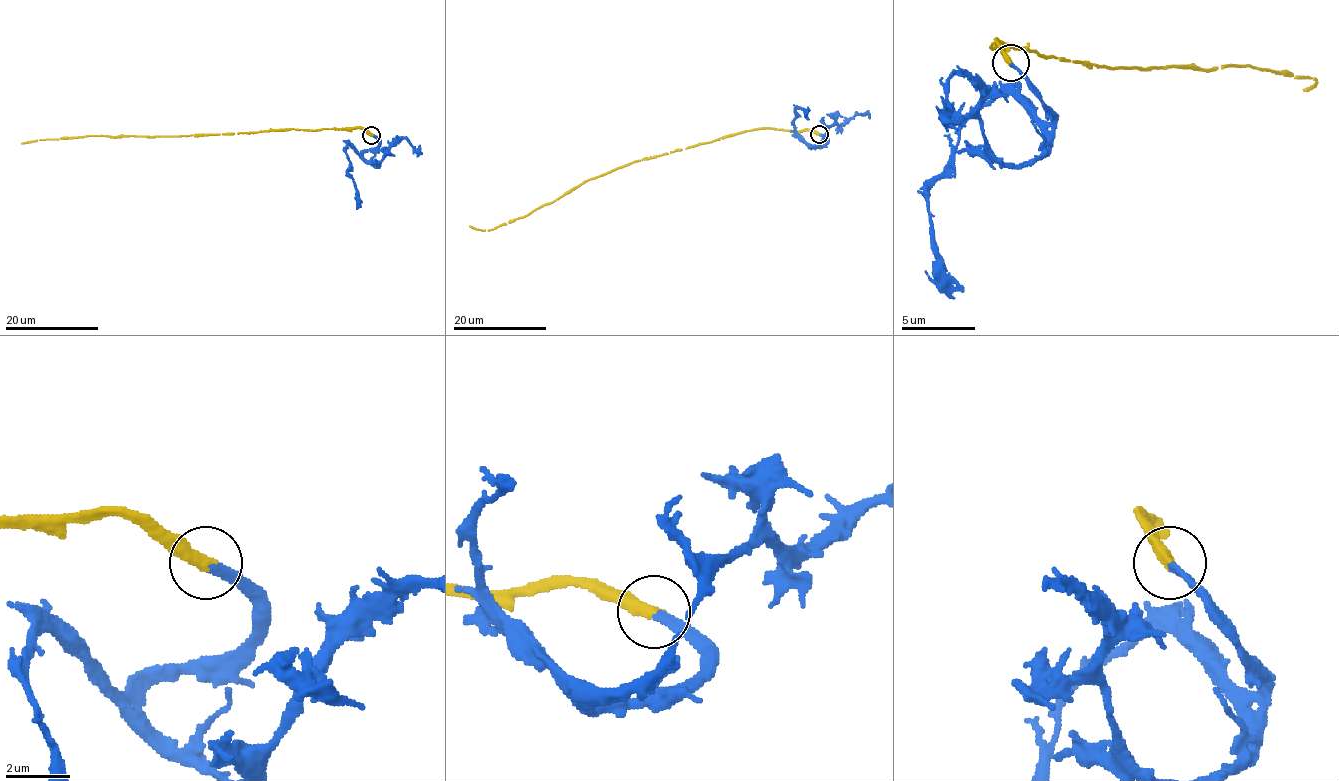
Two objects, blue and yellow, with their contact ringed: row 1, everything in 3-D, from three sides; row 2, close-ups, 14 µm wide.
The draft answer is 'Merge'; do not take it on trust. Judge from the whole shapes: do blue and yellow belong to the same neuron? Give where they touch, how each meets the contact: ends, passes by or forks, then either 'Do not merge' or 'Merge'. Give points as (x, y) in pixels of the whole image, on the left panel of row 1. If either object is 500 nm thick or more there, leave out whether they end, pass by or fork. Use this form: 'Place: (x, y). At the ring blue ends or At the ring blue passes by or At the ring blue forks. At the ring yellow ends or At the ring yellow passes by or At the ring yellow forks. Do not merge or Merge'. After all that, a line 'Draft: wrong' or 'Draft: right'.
Place: (371, 135). At the ring blue ends. At the ring yellow ends. Merge
Draft: right

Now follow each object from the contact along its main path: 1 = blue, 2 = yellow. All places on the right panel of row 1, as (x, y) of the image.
1: (1011, 64), (1052, 119), (1007, 93), (993, 97), (930, 182), (937, 268), (963, 293)
2: (1011, 64), (1000, 42), (993, 49), (1011, 45), (1041, 56), (1115, 68), (1267, 68), (1315, 82), (1304, 90)

